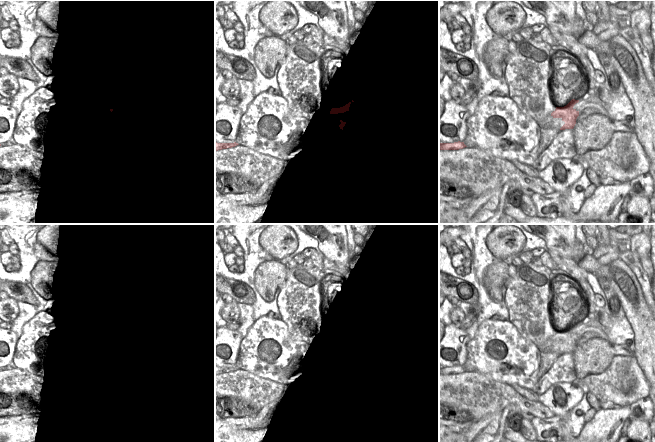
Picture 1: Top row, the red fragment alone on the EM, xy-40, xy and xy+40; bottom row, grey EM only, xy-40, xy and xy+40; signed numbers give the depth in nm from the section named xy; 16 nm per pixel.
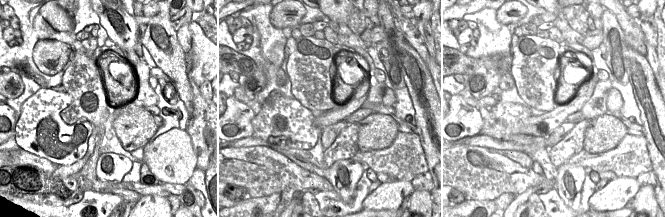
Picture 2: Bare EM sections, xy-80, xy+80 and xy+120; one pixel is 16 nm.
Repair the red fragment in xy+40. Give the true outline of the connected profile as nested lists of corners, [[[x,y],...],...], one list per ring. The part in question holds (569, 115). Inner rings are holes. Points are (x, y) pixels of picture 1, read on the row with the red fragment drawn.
[[[572,99],[564,107],[556,107],[556,109],[551,113],[553,118],[561,118],[565,124],[560,128],[560,130],[573,129],[576,124],[576,119],[579,116],[579,111],[574,109],[574,105],[578,103],[579,100]]]

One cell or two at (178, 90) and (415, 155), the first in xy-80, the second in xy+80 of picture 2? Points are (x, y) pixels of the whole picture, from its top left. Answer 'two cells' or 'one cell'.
two cells

